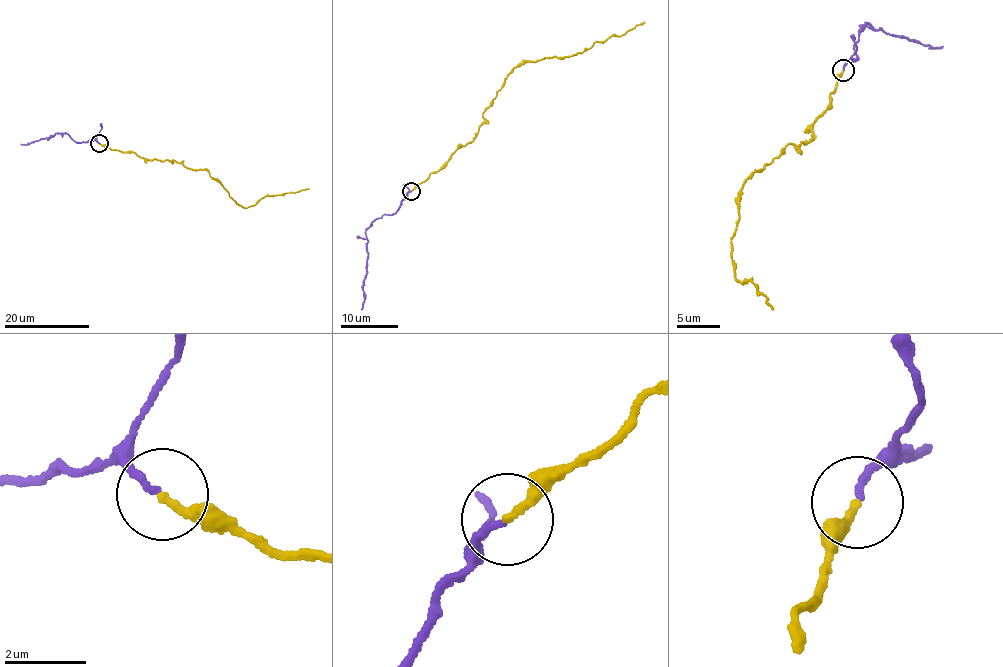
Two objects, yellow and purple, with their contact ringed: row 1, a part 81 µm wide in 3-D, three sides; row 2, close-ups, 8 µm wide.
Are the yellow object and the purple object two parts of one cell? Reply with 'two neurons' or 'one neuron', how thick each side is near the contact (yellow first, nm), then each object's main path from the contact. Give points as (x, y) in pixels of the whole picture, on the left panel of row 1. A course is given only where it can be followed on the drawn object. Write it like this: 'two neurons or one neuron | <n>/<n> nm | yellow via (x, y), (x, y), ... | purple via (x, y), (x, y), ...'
one neuron | 200/180 nm | yellow via (100, 143), (149, 160), (175, 161), (189, 169), (207, 170), (244, 207), (255, 205), (266, 196), (308, 189) | purple via (99, 143), (95, 140), (76, 142), (67, 134), (58, 132), (21, 144)

